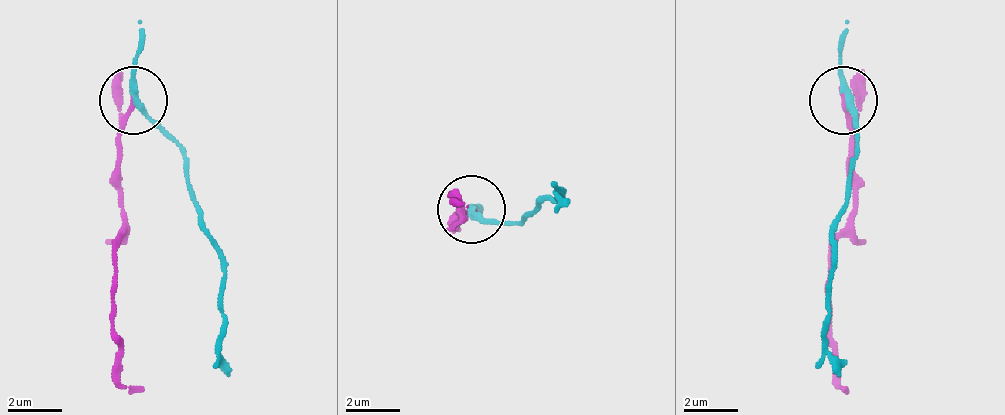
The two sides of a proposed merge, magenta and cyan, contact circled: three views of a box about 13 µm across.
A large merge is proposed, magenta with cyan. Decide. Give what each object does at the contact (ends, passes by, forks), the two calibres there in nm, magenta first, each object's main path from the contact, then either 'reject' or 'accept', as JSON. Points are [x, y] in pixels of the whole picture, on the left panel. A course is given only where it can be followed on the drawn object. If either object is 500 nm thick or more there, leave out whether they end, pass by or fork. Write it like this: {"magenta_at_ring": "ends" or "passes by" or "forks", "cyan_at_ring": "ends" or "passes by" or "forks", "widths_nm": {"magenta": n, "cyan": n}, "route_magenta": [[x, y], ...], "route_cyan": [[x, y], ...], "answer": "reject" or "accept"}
{"magenta_at_ring": "passes by", "cyan_at_ring": "passes by", "widths_nm": {"magenta": 140, "cyan": 200}, "route_magenta": [[131, 98], [117, 139], [117, 255], [110, 337], [117, 378], [145, 392]], "route_cyan": [[131, 98], [179, 146], [220, 255], [220, 364], [227, 378]], "answer": "reject"}

